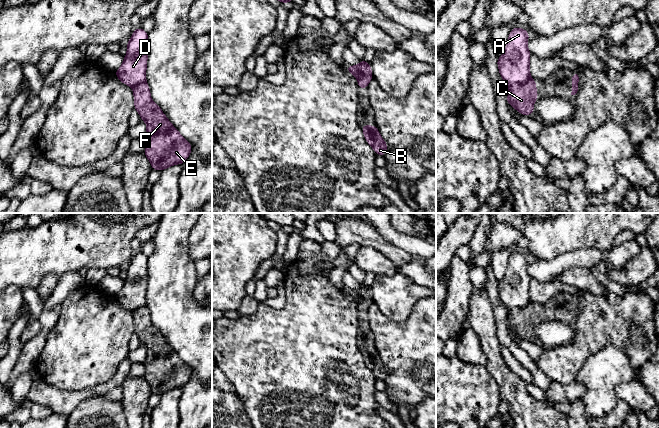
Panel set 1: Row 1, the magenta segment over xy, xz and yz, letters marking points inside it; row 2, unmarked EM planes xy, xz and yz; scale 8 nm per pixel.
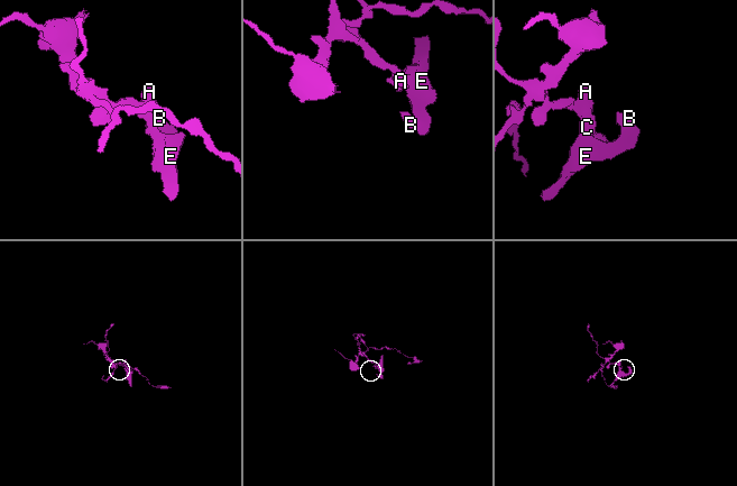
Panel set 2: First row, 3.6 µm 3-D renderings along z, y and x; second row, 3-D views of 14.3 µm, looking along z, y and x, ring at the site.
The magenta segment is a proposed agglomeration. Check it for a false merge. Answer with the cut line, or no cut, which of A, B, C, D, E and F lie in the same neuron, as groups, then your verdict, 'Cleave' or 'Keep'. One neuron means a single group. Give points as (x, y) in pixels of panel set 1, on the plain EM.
Split along yz (530, 302), (524, 306), (508, 310). Groups: A D / B C E F. Cleave

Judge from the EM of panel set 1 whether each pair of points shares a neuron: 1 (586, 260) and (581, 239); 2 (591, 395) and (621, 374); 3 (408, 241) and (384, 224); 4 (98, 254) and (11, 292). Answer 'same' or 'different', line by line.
1: different
2: same
3: same
4: different

